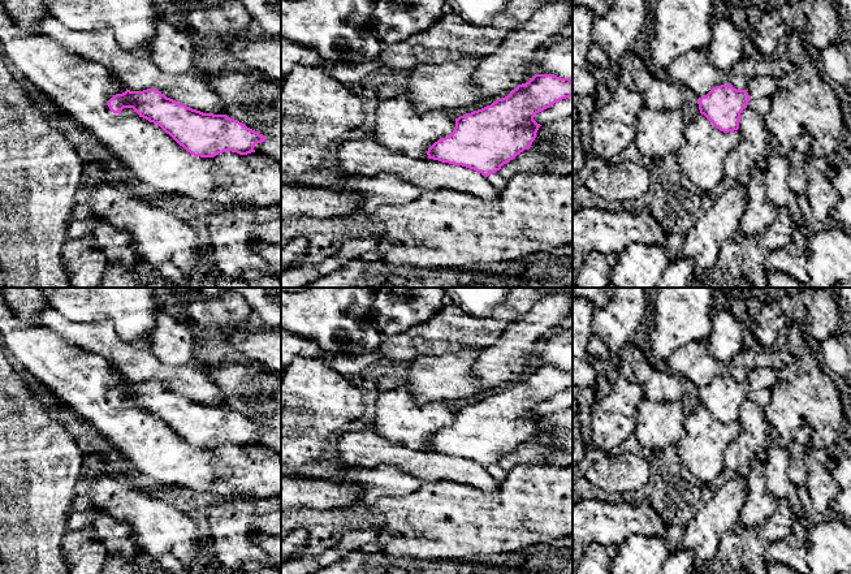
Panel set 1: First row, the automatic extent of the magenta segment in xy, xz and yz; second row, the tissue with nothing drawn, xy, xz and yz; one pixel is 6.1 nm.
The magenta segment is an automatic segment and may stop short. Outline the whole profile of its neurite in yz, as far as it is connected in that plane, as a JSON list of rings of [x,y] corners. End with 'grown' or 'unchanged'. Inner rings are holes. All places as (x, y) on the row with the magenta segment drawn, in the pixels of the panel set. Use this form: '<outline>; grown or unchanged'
[[[756,75],[747,81],[744,90],[736,90],[731,83],[713,87],[707,95],[697,99],[700,113],[723,133],[739,129],[740,113],[751,99],[772,98],[777,91],[777,78]]]; grown

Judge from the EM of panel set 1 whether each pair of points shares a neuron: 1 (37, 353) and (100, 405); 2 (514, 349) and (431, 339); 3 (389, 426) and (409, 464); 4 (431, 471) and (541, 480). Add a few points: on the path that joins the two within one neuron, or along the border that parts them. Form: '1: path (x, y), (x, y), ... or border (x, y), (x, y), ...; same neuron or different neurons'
1: path (52, 361), (61, 366), (85, 389); same neuron
2: border (510, 323), (493, 342), (480, 349); different neurons
3: border (371, 430), (391, 441), (427, 450); different neurons
4: border (500, 483), (492, 491), (480, 491), (469, 484); different neurons

